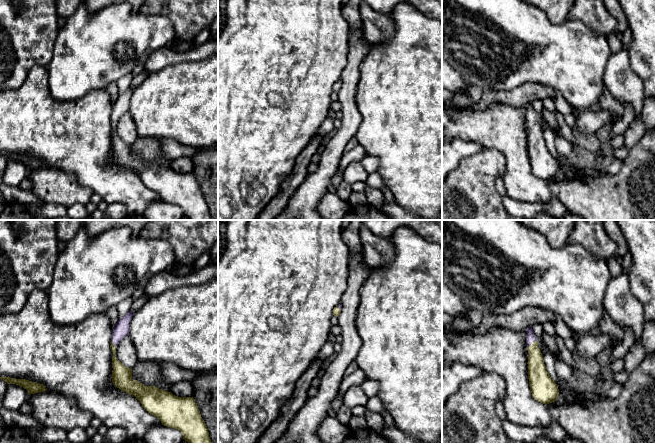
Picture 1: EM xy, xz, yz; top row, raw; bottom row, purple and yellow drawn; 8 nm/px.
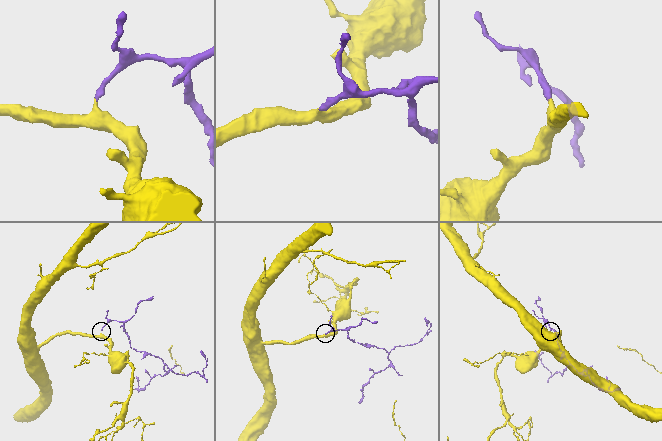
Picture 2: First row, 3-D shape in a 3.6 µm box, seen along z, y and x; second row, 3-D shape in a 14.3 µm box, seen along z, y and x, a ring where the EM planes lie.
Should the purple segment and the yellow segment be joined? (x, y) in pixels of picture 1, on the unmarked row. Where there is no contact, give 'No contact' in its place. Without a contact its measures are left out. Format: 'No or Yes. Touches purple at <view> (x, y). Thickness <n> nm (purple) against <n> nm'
Yes. Touches purple at yz (531, 118). Thickness 70 nm (purple) against 150 nm

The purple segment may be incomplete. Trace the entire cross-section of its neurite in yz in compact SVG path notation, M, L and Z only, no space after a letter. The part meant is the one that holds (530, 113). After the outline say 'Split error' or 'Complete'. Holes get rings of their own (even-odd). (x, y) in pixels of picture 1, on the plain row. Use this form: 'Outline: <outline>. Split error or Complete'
Outline: M531 101L526 104L526 109L526 121L529 129L527 140L530 166L535 176L547 181L556 177L559 165L546 146L543 132Z. Split error

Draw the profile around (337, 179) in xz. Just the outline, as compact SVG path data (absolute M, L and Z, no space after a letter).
M337 170L334 176L331 179L332 189L339 186L343 182L343 171Z

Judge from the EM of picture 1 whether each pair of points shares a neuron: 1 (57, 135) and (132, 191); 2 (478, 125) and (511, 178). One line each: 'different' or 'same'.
1: same
2: same

